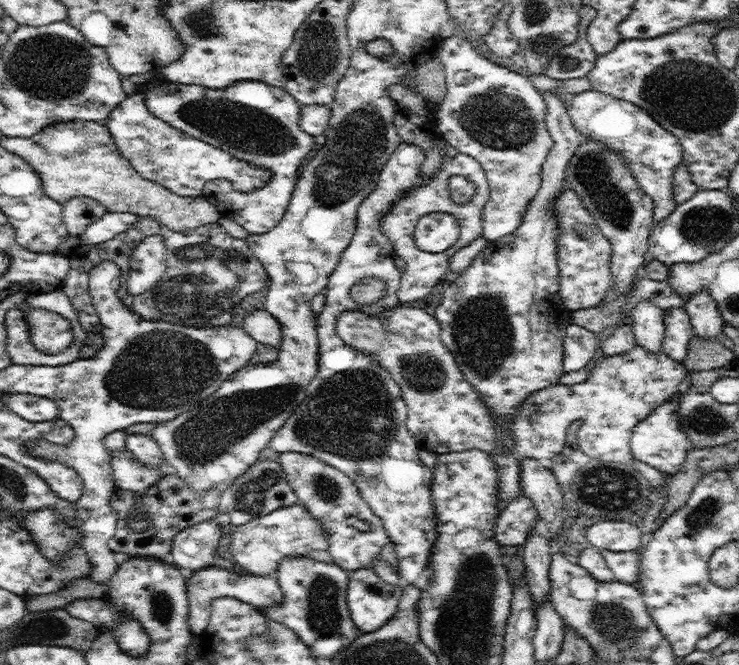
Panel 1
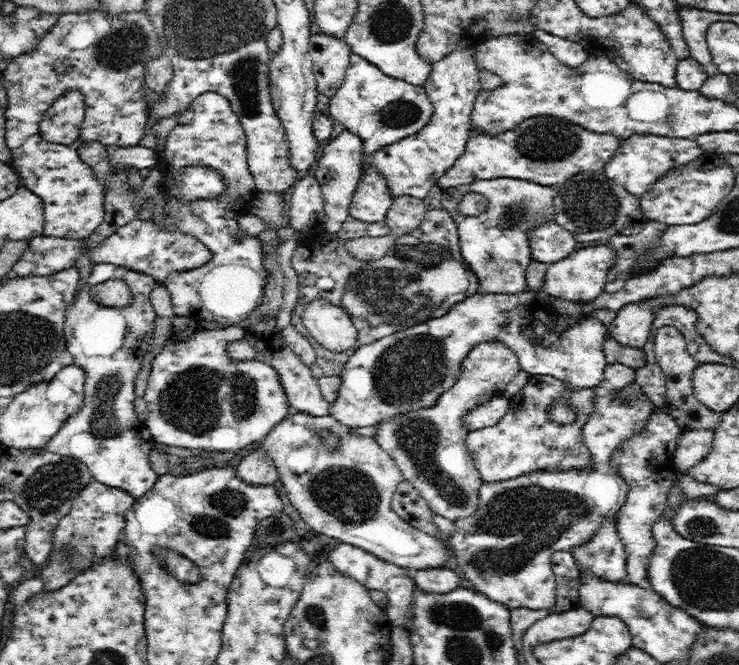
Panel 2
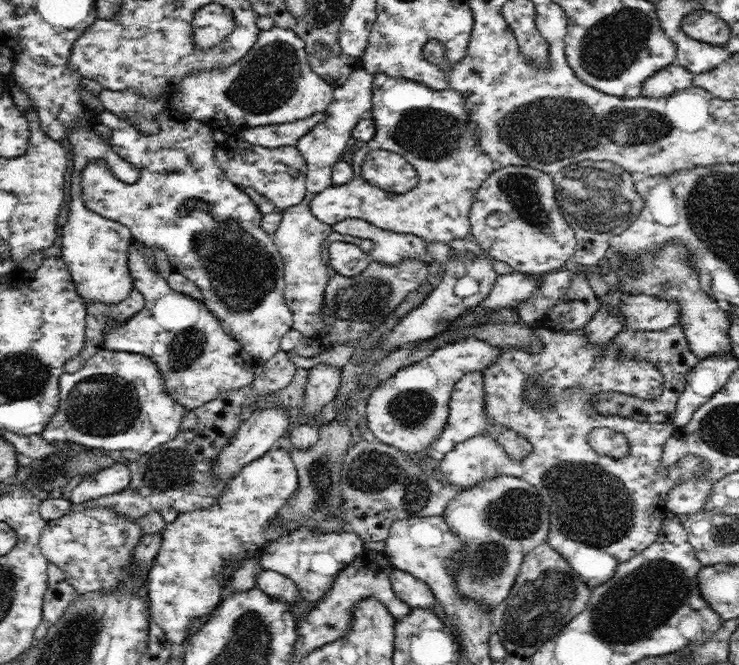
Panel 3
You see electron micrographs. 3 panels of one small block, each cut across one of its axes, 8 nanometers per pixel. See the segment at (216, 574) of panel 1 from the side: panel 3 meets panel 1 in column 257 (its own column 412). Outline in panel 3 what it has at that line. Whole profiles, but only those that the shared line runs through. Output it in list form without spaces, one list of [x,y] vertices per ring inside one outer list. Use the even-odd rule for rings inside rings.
[[[395,567],[390,572],[389,579],[396,597],[406,602],[408,607],[428,608],[429,610],[437,607],[437,601],[431,588],[423,580],[416,579],[412,574]]]

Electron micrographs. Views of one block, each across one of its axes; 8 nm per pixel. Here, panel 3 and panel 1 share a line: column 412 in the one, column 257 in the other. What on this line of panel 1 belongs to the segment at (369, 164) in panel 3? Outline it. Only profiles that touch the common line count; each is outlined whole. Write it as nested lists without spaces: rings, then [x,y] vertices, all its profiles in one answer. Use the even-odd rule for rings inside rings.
[[[145,86],[139,87],[133,95],[128,95],[113,112],[110,112],[110,118],[104,125],[112,135],[120,154],[129,160],[145,179],[154,181],[182,197],[201,197],[206,182],[216,179],[232,181],[234,190],[238,192],[254,192],[268,184],[271,170],[240,160],[221,148],[184,134],[178,131],[178,128],[172,128],[164,120],[148,112],[144,95]]]

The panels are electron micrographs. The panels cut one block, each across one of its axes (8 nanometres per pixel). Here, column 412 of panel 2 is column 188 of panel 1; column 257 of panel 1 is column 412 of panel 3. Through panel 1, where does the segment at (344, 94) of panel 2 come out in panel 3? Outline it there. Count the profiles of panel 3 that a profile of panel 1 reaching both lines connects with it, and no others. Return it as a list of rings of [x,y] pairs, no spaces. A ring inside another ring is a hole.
[[[376,74],[372,82],[372,116],[376,125],[376,134],[366,146],[352,152],[348,159],[353,168],[353,177],[344,185],[333,185],[320,192],[309,204],[311,213],[327,225],[333,225],[344,219],[361,219],[370,224],[398,233],[410,233],[420,236],[426,242],[446,243],[464,238],[471,232],[470,208],[484,180],[494,172],[493,160],[484,154],[477,145],[476,129],[470,123],[470,117],[464,108],[464,97],[452,88],[446,90],[432,89],[426,84],[412,80],[390,78],[386,74]],[[384,149],[406,157],[418,171],[419,184],[412,191],[398,195],[370,185],[361,177],[364,157],[370,151]]]

